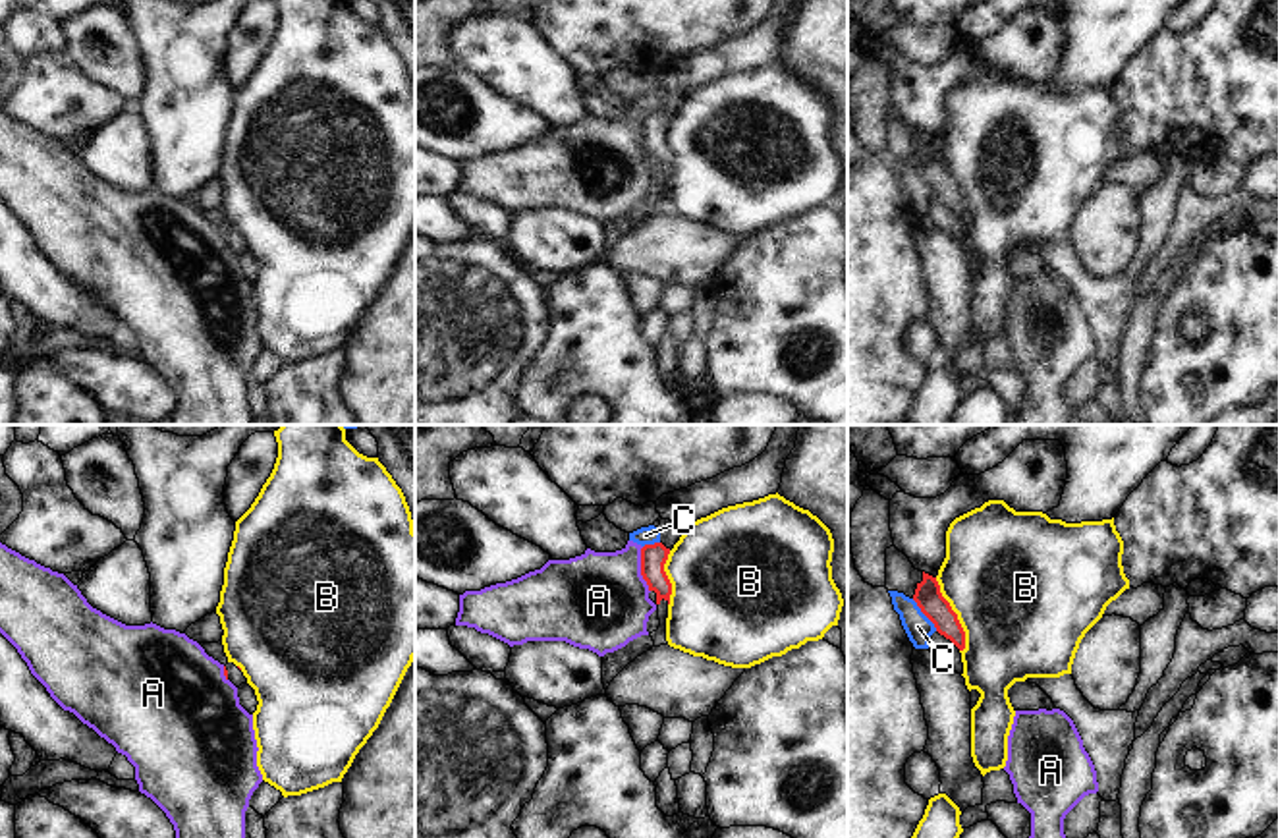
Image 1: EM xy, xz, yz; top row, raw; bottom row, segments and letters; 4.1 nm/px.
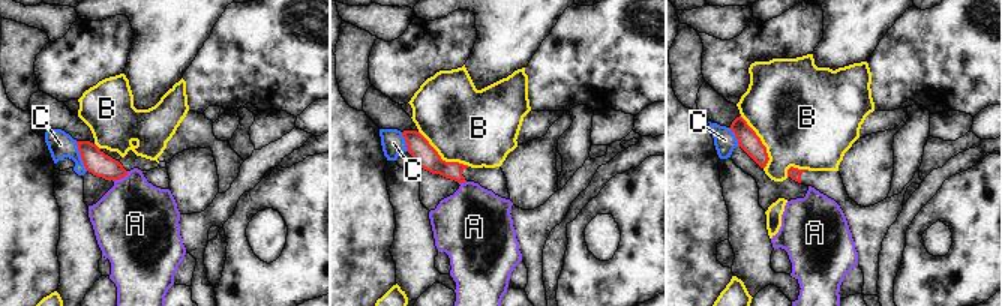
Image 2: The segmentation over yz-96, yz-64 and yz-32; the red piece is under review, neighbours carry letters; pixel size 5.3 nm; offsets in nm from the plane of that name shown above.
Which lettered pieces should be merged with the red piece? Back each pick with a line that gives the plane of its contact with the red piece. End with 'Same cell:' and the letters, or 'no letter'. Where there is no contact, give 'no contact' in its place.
Same cell: no letter

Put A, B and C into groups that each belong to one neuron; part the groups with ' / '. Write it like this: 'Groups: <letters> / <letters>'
Groups: A C / B.

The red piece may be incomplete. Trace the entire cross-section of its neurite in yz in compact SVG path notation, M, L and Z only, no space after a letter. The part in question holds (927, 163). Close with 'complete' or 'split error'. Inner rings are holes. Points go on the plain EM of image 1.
M923 139L923 149L917 151L913 168L921 180L934 191L936 199L950 207L959 218L965 216L965 199L952 178L950 170L942 164L936 145Z; complete

